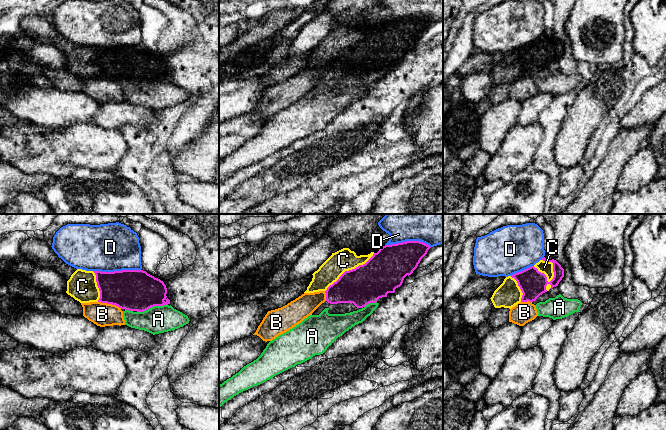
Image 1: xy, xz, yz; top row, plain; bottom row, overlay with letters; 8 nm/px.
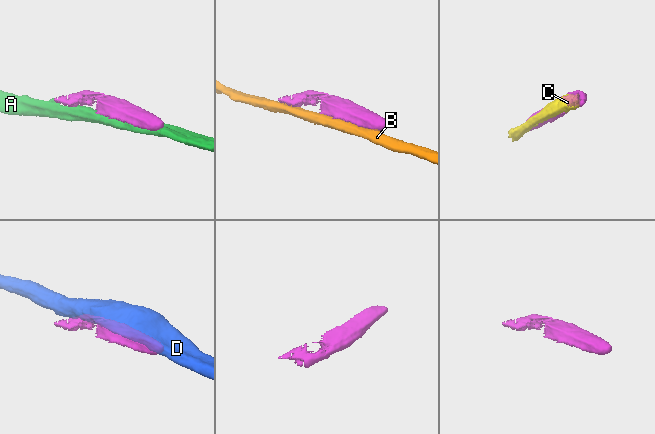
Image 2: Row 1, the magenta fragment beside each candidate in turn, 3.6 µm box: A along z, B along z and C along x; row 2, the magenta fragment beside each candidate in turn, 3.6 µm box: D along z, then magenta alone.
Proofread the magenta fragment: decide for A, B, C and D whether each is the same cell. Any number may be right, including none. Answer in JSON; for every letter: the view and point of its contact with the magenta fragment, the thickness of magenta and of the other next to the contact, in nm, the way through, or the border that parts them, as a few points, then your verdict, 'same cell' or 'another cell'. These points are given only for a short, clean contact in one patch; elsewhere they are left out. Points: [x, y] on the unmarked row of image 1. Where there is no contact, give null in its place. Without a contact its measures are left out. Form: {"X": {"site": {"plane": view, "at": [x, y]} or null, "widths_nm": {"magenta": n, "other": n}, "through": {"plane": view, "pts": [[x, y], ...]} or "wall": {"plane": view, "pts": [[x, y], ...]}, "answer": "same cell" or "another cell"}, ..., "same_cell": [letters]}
{"A": {"site": {"plane": "xy", "at": [152, 82]}, "widths_nm": {"magenta": 340, "other": 220}, "answer": "another cell"}, "B": {"site": {"plane": "xy", "at": [110, 79]}, "widths_nm": {"magenta": 340, "other": 190}, "answer": "another cell"}, "C": {"site": {"plane": "yz", "at": [545, 52]}, "widths_nm": {"magenta": 220, "other": 100}, "answer": "same cell"}, "D": {"site": {"plane": "xy", "at": [116, 47]}, "widths_nm": {"magenta": 340, "other": 380}, "answer": "another cell"}, "same_cell": ["C"]}

